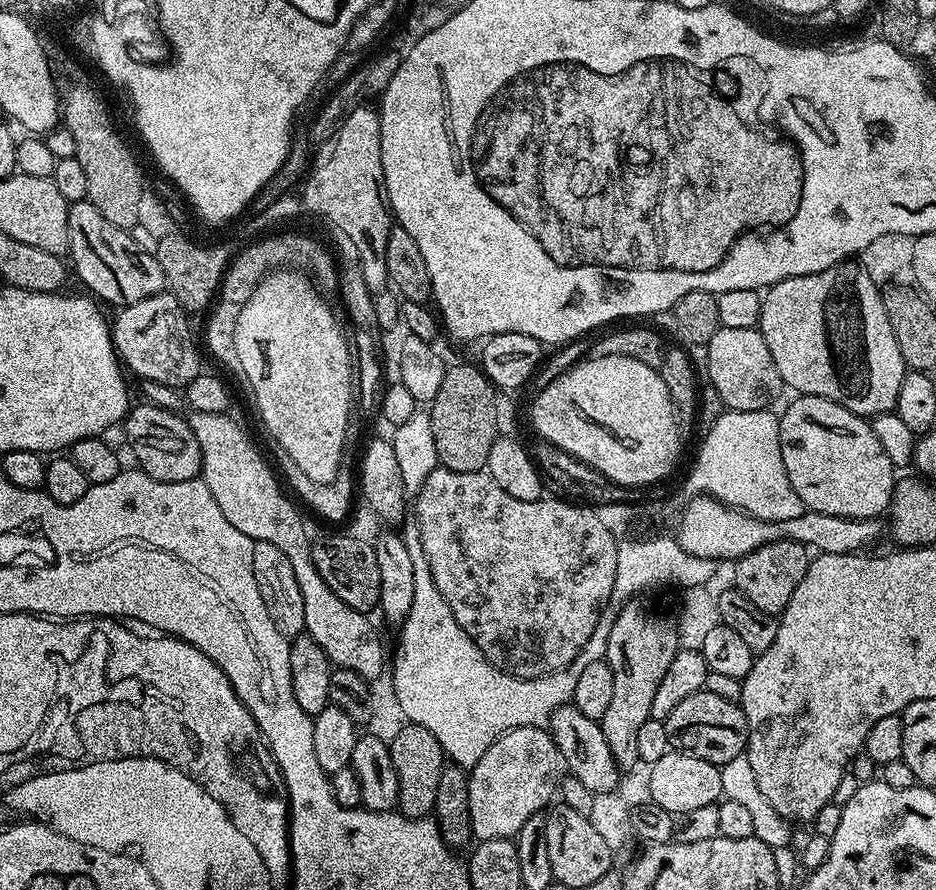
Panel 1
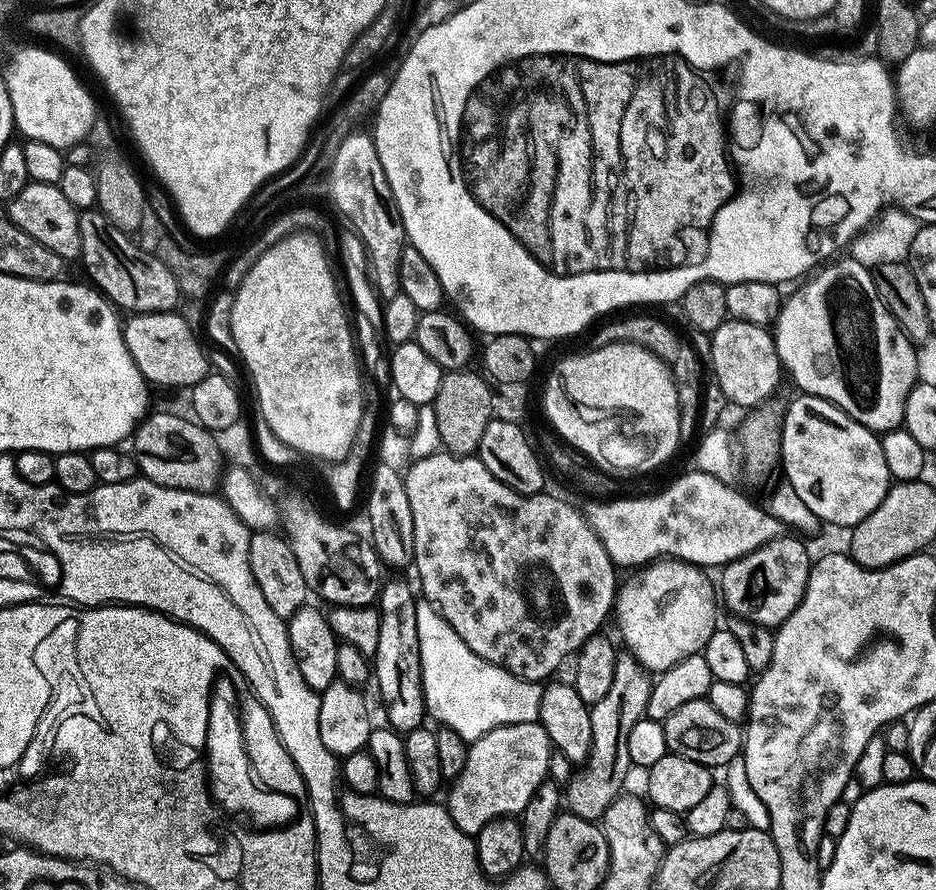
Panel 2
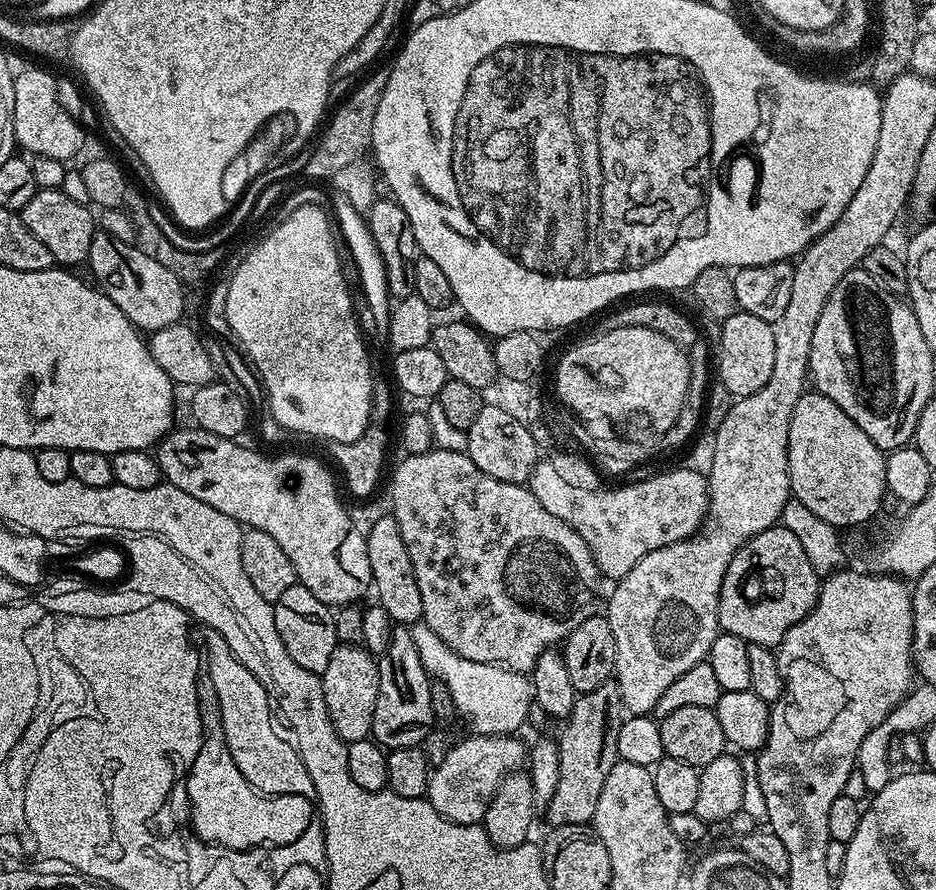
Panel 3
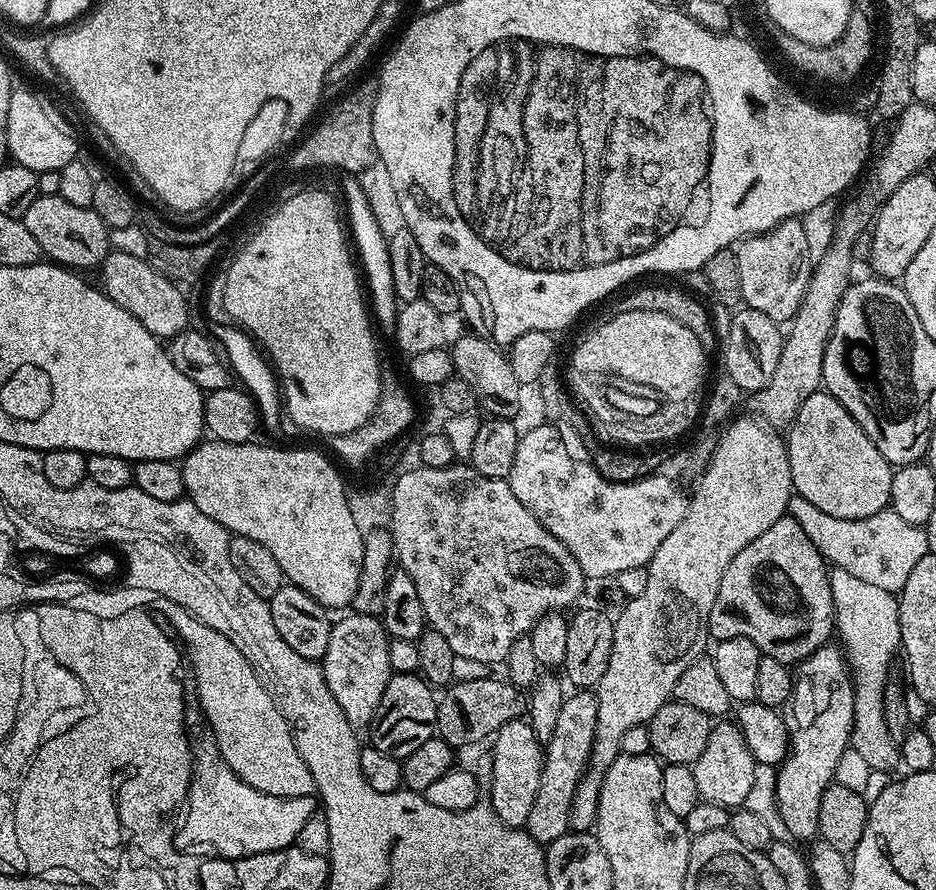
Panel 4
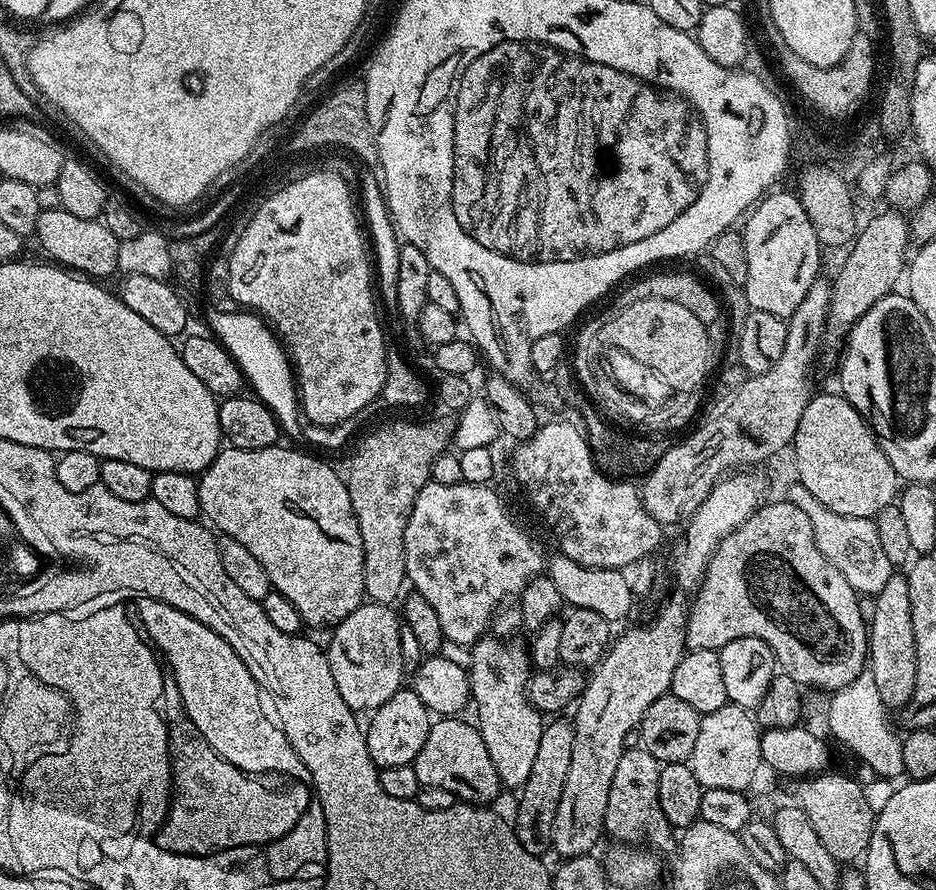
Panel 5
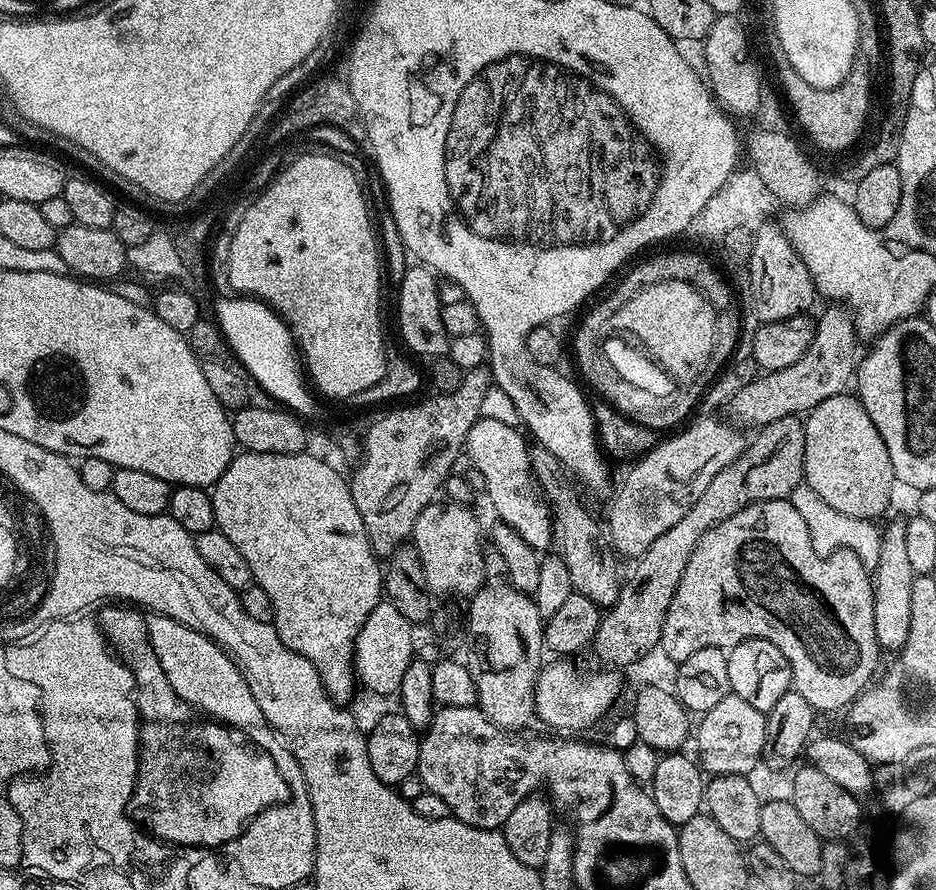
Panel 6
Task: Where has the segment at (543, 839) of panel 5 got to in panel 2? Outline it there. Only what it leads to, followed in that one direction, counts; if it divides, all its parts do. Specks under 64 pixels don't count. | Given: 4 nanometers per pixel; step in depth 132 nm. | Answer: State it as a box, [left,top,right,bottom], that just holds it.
[562,654,652,822]

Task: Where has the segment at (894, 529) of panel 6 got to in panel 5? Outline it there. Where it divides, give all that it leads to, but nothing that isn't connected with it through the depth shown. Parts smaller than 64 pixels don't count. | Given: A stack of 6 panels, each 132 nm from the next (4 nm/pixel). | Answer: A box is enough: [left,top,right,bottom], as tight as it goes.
[867,574,918,710]

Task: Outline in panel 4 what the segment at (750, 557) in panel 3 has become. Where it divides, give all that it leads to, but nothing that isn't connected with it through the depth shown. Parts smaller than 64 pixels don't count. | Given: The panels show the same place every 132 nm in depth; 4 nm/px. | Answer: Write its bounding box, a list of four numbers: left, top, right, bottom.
[708,515,836,666]

